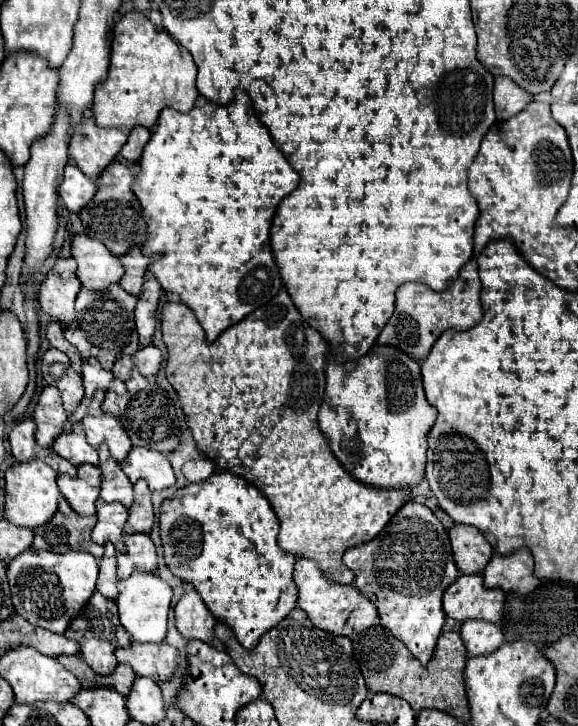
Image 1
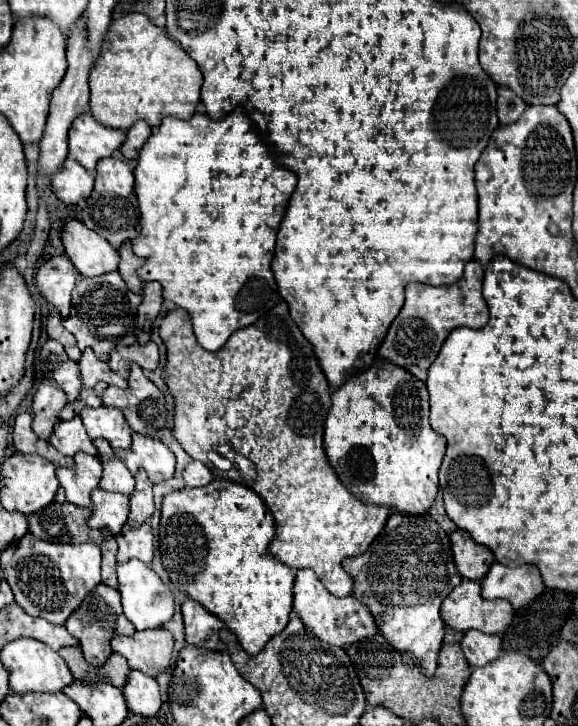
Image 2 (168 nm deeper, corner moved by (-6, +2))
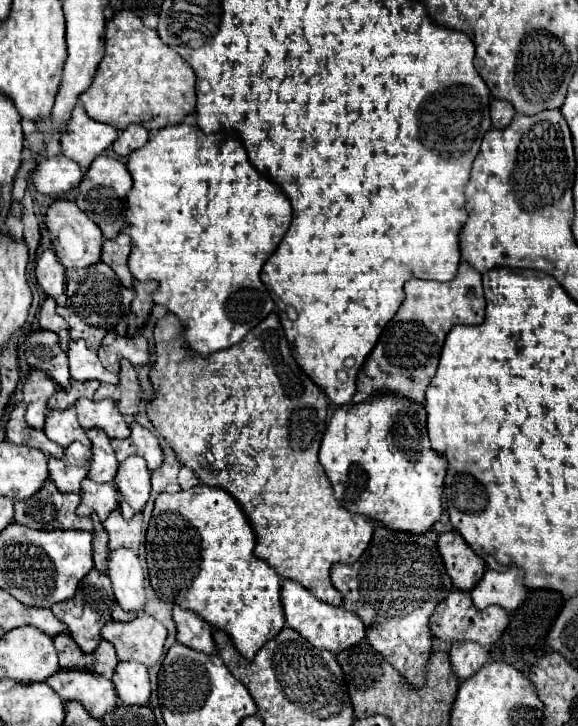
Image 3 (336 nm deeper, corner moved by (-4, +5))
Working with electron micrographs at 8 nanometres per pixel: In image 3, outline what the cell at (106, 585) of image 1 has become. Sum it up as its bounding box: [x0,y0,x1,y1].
[92,514,108,572]

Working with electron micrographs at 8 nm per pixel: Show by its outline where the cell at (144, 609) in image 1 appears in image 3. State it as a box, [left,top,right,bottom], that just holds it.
[108,548,146,616]

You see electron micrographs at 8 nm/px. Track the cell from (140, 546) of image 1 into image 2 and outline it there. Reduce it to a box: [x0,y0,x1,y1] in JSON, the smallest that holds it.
[116,523,154,563]

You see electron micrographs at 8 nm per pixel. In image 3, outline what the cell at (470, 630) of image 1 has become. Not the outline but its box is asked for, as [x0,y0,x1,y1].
[450,642,488,680]

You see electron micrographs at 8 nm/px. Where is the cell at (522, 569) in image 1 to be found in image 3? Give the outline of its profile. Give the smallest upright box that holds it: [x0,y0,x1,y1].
[470,568,528,610]

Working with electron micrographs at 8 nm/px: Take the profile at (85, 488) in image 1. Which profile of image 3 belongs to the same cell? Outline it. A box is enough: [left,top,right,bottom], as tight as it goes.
[48,442,92,494]

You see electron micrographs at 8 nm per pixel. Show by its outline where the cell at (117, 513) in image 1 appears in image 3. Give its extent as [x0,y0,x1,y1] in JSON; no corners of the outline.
[76,478,120,522]

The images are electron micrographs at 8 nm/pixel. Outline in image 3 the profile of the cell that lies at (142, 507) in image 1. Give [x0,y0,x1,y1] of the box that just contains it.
[116,456,150,520]

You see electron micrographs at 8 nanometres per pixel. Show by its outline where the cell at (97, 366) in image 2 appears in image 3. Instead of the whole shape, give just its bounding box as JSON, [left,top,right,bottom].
[68,340,118,384]

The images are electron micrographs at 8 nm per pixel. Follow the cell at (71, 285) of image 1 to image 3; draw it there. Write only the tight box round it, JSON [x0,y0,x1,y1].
[36,250,66,306]

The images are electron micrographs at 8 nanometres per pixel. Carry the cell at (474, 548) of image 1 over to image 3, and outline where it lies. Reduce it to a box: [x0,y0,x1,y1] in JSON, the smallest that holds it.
[438,532,484,590]

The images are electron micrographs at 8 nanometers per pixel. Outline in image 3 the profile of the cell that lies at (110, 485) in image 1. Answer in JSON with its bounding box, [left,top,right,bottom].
[88,428,118,482]

